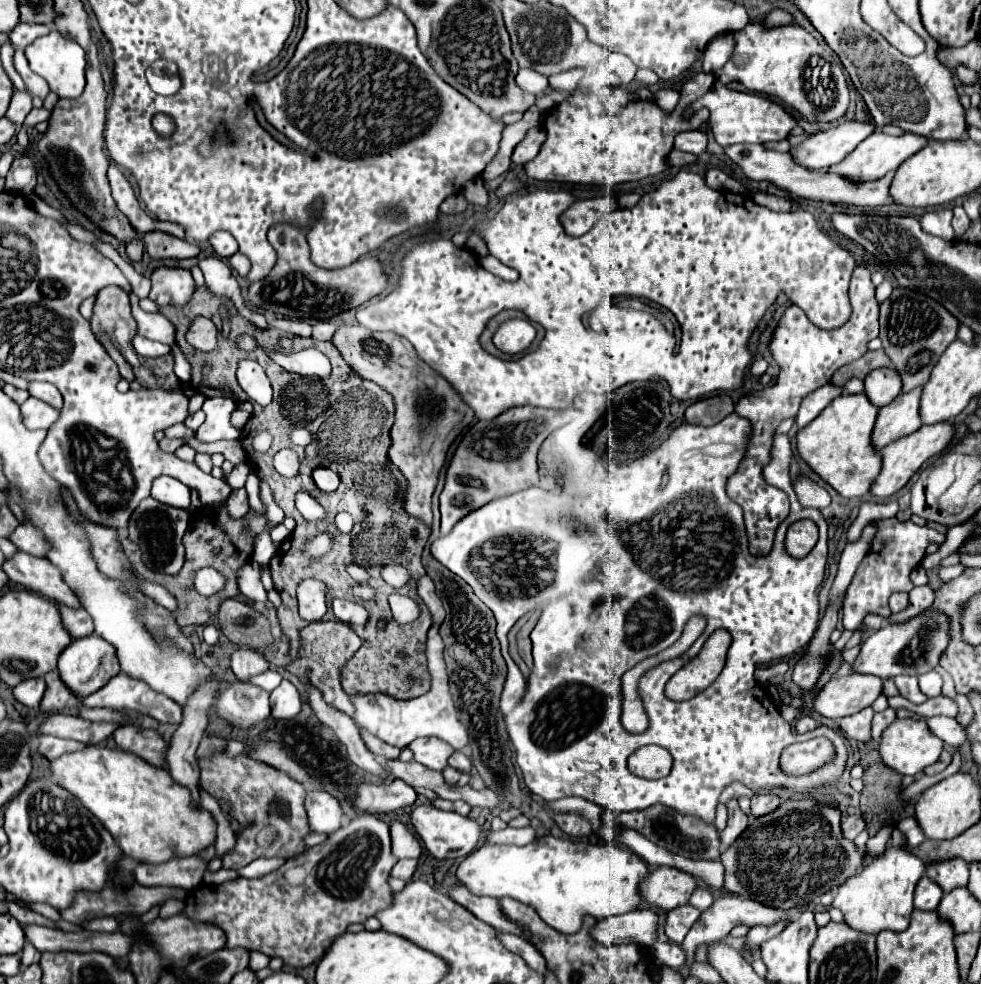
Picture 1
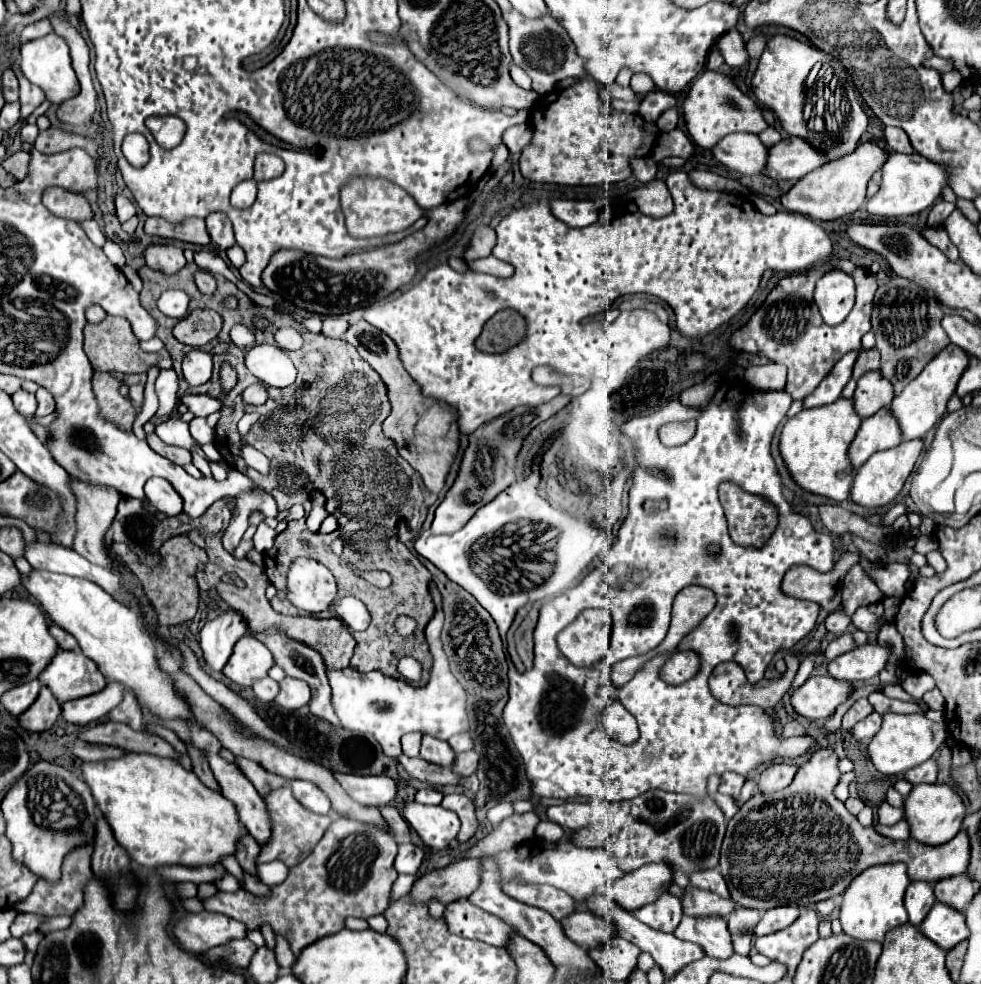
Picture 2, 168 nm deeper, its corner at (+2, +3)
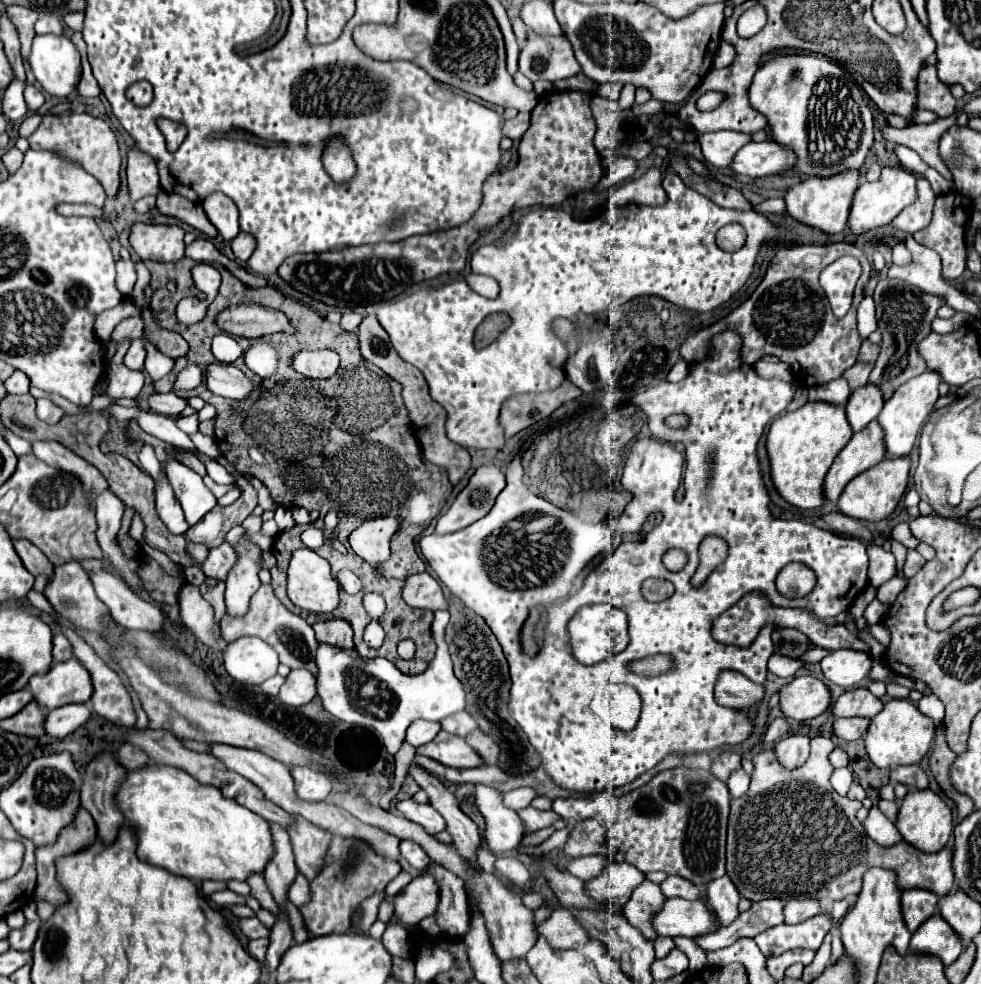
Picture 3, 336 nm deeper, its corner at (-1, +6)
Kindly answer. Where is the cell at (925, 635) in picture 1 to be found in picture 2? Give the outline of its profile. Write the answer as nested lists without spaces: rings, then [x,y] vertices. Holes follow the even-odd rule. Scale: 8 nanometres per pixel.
[[[865,644],[845,652],[827,664],[829,676],[847,682],[865,682],[875,678],[887,664],[891,650],[881,644]]]

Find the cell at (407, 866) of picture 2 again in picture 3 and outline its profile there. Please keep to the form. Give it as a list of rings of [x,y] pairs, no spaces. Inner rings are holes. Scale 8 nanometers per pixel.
[[[402,841],[400,843],[400,855],[414,867],[414,869],[426,869],[430,859],[428,855],[420,849],[420,845],[416,845],[414,841]]]

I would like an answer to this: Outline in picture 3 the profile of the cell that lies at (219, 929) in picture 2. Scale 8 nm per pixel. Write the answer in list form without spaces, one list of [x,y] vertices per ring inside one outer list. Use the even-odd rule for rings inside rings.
[[[246,917],[238,921],[238,929],[242,935],[246,935],[248,939],[256,939],[256,937],[268,937],[270,931],[256,919],[256,917]]]

